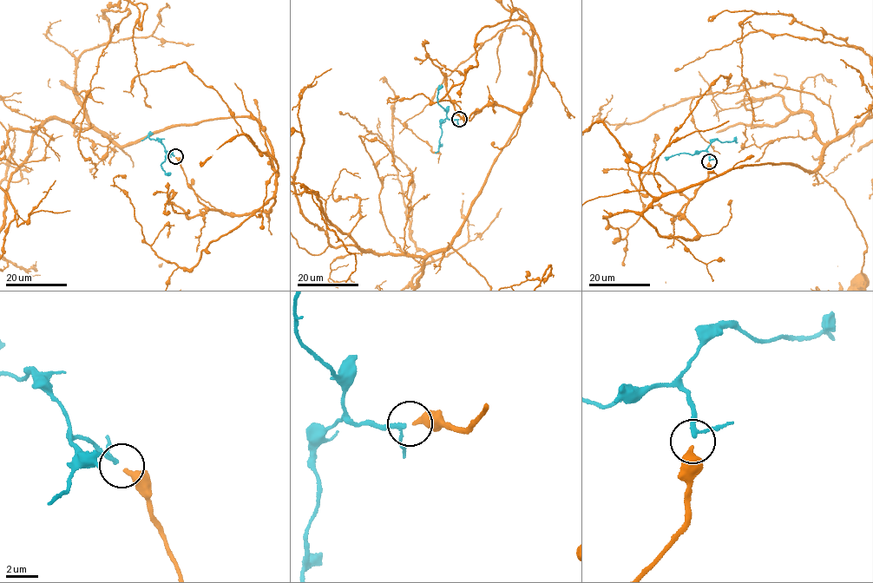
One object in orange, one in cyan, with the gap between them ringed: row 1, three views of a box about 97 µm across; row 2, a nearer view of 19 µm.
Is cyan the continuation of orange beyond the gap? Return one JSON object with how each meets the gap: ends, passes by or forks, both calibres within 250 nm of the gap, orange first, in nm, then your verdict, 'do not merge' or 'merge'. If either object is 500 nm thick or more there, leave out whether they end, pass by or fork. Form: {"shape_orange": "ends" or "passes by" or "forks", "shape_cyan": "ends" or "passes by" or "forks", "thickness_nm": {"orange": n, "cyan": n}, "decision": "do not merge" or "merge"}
{"shape_orange": "ends", "shape_cyan": "passes by", "thickness_nm": {"orange": 400, "cyan": 200}, "decision": "merge"}

